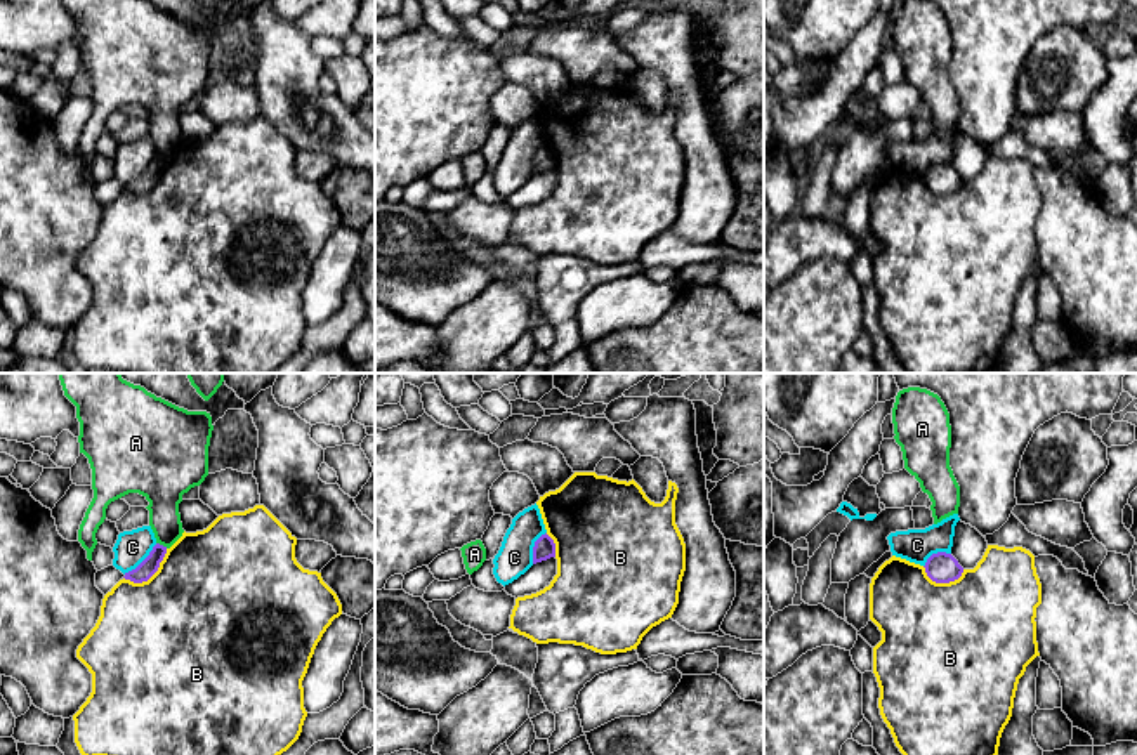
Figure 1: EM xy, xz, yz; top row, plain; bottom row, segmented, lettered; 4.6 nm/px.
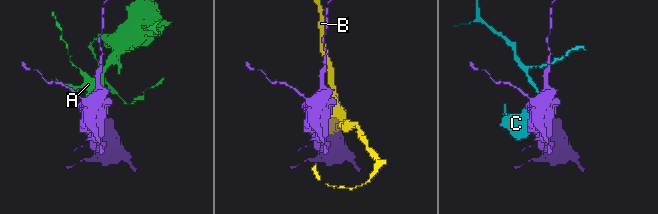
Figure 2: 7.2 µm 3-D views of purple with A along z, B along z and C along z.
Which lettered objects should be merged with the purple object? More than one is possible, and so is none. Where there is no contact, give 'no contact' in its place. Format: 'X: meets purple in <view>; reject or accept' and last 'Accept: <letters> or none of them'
A: meets purple in xy; reject
B: meets purple in xy; reject
C: meets purple in xy; reject
Accept: none of them

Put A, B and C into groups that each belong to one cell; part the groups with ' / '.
A / B / C

